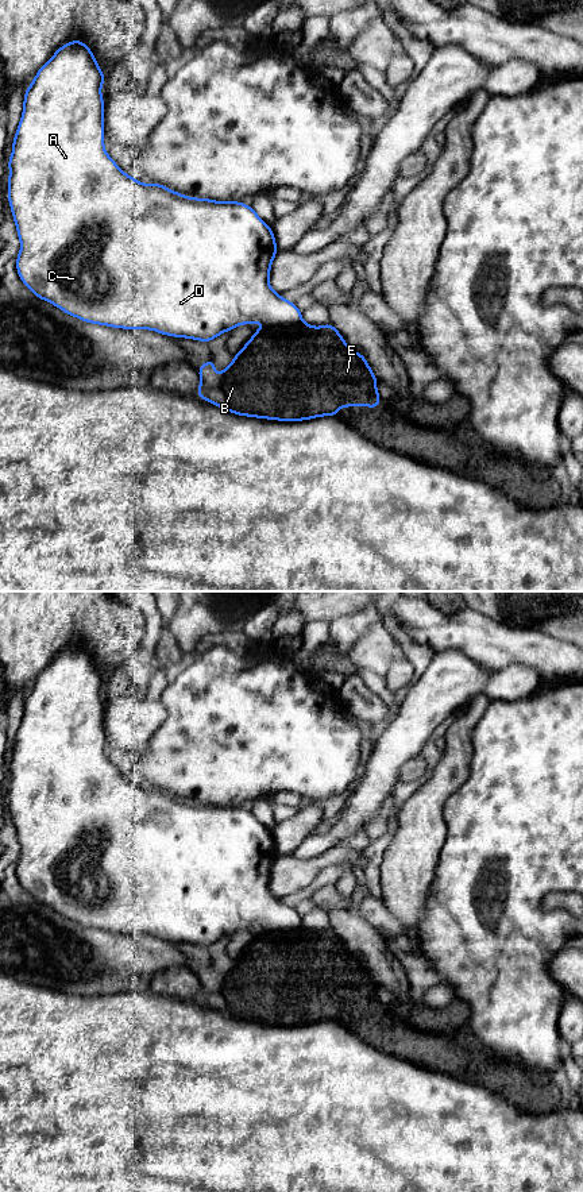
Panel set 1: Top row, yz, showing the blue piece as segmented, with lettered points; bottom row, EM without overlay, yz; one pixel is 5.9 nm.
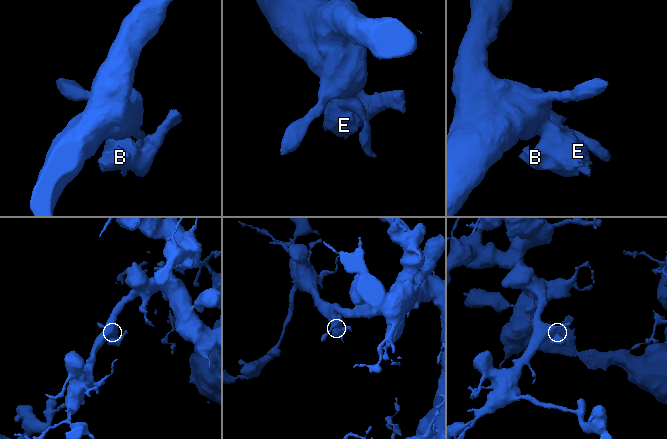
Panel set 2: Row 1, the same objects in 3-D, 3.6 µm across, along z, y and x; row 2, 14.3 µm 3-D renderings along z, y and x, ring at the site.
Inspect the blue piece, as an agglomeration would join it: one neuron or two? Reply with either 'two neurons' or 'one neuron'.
two neurons

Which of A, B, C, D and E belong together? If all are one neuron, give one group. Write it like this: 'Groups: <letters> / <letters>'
Groups: A C D / B E

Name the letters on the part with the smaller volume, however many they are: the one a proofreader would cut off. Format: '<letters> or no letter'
B, E

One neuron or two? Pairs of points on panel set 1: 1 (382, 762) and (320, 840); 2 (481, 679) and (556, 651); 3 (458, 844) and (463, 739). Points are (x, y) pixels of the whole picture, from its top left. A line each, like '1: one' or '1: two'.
1: one
2: two
3: two

